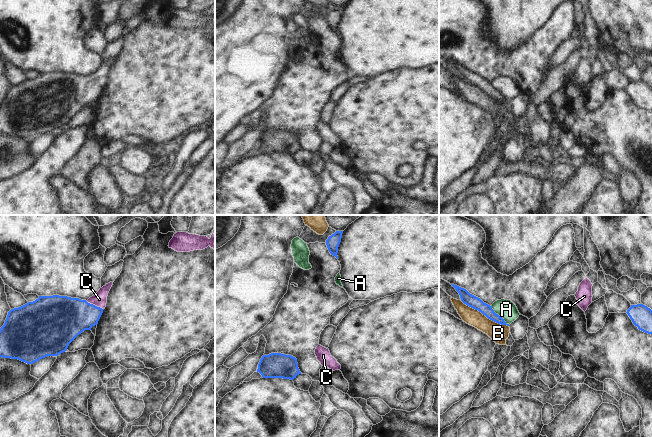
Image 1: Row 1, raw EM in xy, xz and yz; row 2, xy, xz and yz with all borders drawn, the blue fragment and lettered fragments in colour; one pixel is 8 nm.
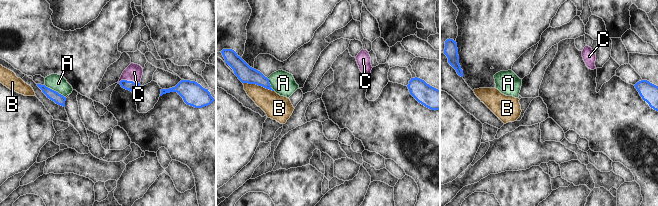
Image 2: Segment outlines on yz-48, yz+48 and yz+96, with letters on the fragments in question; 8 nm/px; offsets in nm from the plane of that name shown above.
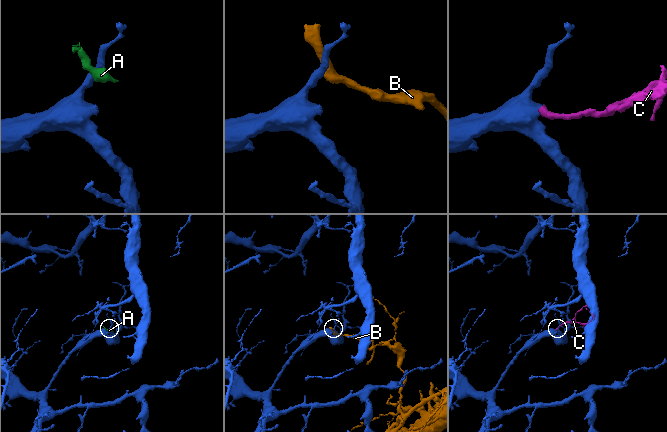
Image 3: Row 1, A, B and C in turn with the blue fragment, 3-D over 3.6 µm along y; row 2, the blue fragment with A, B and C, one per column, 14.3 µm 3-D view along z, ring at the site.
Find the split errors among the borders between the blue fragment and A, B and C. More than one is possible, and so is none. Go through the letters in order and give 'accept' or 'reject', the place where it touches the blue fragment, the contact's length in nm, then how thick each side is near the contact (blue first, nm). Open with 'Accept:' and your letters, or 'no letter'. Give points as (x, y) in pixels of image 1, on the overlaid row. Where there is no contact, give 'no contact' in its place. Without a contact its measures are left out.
Accept: C
A: reject; meets blue in yz at (498, 315); contact 220 nm long; 100 nm thick on the blue side, 150 nm on the other
B: reject; meets blue in yz at (484, 314); contact 440 nm long; 100 nm thick on the blue side, 150 nm on the other
C: accept; meets blue in xy at (94, 305); contact 160 nm long; 320 nm thick on the blue side, 110 nm on the other

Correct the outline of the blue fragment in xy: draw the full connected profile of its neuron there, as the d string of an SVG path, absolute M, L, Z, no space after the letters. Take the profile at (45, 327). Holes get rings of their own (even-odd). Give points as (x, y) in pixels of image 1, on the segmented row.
M110 282L99 289L99 291L90 297L87 301L79 298L67 296L39 296L33 302L11 309L8 312L4 325L0 329L0 357L18 359L27 364L33 364L47 356L58 356L65 352L69 344L83 331L91 330L98 324L98 321L106 307L107 296L113 285Z

